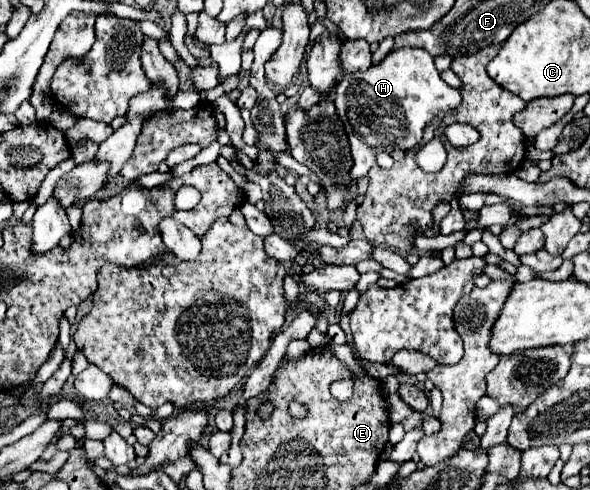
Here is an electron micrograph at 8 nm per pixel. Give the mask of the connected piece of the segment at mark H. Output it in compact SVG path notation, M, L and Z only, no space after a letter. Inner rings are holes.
M420 48L392 50L380 64L370 66L366 72L344 74L334 88L334 104L352 148L354 164L350 178L360 180L368 174L376 164L376 148L384 148L388 154L396 148L414 148L422 138L424 126L432 118L454 110L460 102L460 92L440 78L434 58Z

